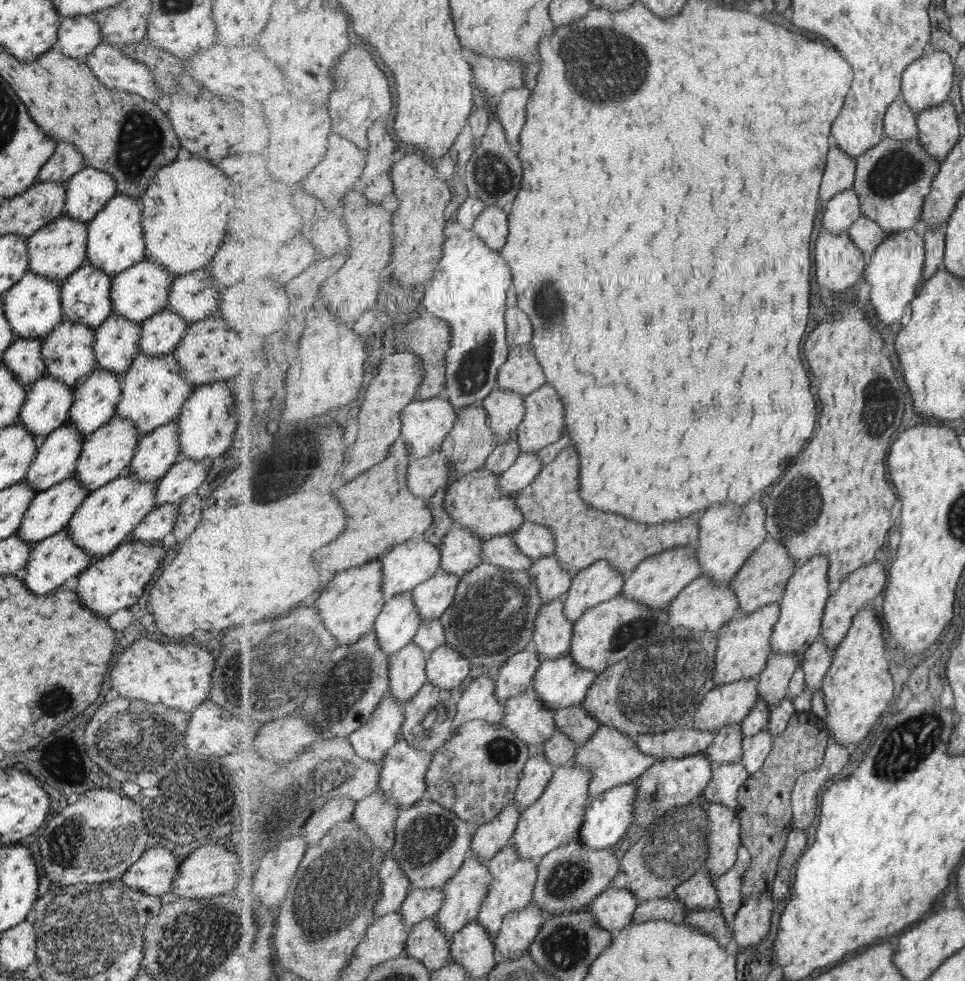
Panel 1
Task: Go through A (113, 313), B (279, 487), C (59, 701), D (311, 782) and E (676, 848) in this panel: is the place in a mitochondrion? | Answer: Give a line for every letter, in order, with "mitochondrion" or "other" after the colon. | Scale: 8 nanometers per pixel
A: other
B: mitochondrion
C: mitochondrion
D: mitochondrion
E: mitochondrion

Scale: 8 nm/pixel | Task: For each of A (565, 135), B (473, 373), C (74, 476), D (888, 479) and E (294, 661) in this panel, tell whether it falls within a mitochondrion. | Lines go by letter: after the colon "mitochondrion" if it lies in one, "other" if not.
A: other
B: mitochondrion
C: other
D: other
E: mitochondrion

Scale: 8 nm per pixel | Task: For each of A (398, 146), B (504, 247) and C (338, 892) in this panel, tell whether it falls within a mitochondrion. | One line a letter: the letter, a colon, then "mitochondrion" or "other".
A: other
B: other
C: mitochondrion

